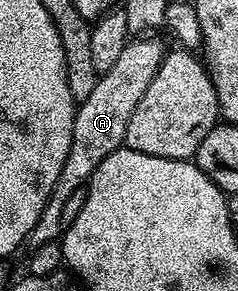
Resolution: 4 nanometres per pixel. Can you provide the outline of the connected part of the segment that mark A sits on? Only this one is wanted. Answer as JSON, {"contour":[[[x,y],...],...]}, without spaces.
{"contour":[[[132,38],[122,50],[115,66],[110,66],[97,79],[90,98],[79,101],[74,118],[74,130],[70,138],[70,154],[66,154],[66,162],[62,166],[62,174],[58,174],[58,182],[42,210],[42,218],[34,222],[34,230],[30,230],[27,243],[32,248],[43,244],[55,244],[63,237],[66,227],[64,211],[72,200],[72,195],[91,180],[94,170],[106,162],[110,154],[120,149],[126,138],[126,126],[130,126],[130,117],[142,102],[142,94],[146,94],[150,82],[154,82],[154,74],[158,74],[158,66],[162,66],[166,45],[156,38]]]}

